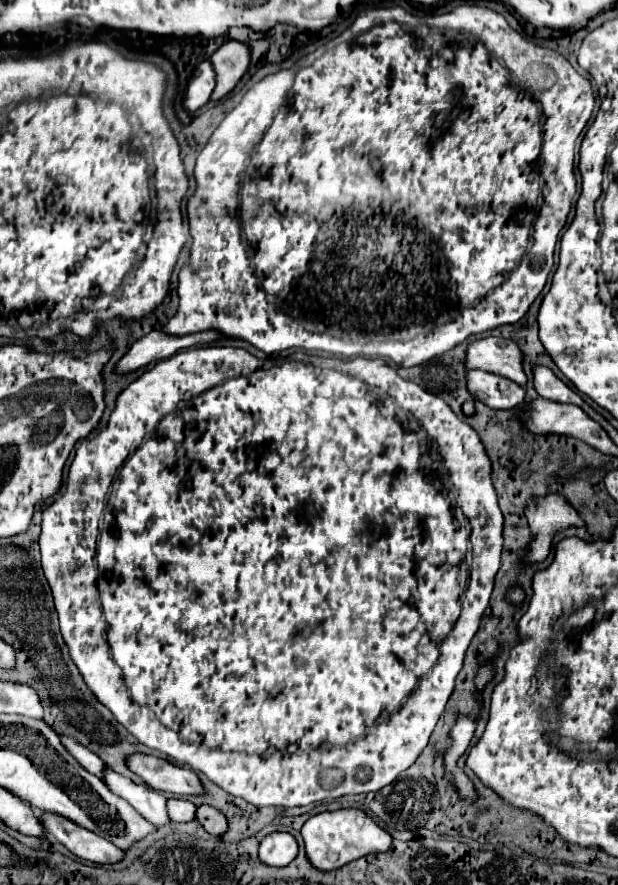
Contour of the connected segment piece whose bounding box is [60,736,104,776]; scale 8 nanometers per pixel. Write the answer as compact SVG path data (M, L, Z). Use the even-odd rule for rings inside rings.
M60 736L60 738L62 738L62 742L64 742L64 746L70 750L70 754L72 754L90 774L94 774L94 776L100 776L100 774L102 774L104 762L102 762L94 752L90 752L90 750L84 748L84 746L80 746L76 740L72 740L72 738L68 738L68 736Z

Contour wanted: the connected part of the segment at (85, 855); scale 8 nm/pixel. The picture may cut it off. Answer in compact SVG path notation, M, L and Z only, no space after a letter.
M44 810L36 812L46 834L54 836L60 844L64 844L74 856L88 860L88 862L98 862L98 864L114 864L122 860L124 852L116 848L112 842L106 838L100 838L92 830L84 830L82 826L76 826L68 818L60 818L60 814L44 814Z

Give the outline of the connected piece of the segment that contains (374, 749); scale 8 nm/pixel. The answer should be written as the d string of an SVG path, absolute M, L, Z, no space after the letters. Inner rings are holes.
M202 346L202 348L188 348L188 350L182 350L174 356L170 356L168 360L160 360L152 370L146 370L138 380L128 384L116 398L116 406L114 406L114 412L110 414L108 426L102 432L98 432L92 440L86 438L80 442L76 456L74 456L70 470L68 470L68 482L66 482L64 494L60 498L56 498L48 508L42 510L40 554L42 554L42 570L44 570L46 580L50 582L54 606L56 606L56 612L60 618L60 632L62 632L62 638L64 638L68 650L70 650L70 658L78 666L86 686L114 714L114 718L140 744L144 744L152 750L158 750L158 752L166 754L168 758L174 758L176 762L190 766L196 772L206 774L224 792L228 792L232 796L240 796L242 800L246 800L254 806L290 808L290 806L306 806L310 802L320 802L320 800L328 800L328 798L338 798L344 794L376 792L376 790L384 788L386 784L390 784L400 772L404 772L406 768L410 768L416 762L420 752L426 748L428 738L430 738L440 714L446 708L448 698L454 690L456 676L462 670L470 640L474 638L478 624L482 620L482 614L488 608L492 588L494 588L494 578L496 578L496 572L500 570L500 560L502 560L504 517L498 508L498 496L492 486L492 464L488 462L488 454L486 454L484 444L480 442L476 430L470 424L458 420L458 416L452 412L452 408L442 398L428 394L418 384L400 378L396 374L396 370L392 370L386 362L364 360L364 366L362 366L362 358L360 358L358 366L356 366L356 374L342 374L340 370L334 370L334 368L322 368L322 366L306 364L306 362L298 362L298 360L280 362L280 366L274 366L276 372L272 372L270 368L272 368L270 362L252 356L244 348ZM332 768L342 770L342 772L330 774L330 776L338 774L338 780L336 778L328 780L326 770L332 770Z

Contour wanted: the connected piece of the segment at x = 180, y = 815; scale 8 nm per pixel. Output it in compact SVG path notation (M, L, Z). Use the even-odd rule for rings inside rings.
M168 798L166 800L166 810L168 810L168 816L170 820L174 822L190 822L194 820L194 812L196 812L196 806L184 798Z

